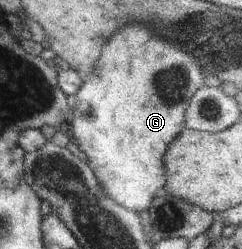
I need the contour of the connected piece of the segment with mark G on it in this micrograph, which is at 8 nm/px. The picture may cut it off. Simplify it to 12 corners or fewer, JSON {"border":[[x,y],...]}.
{"border":[[122,27],[69,134],[103,191],[148,210],[208,75]]}

